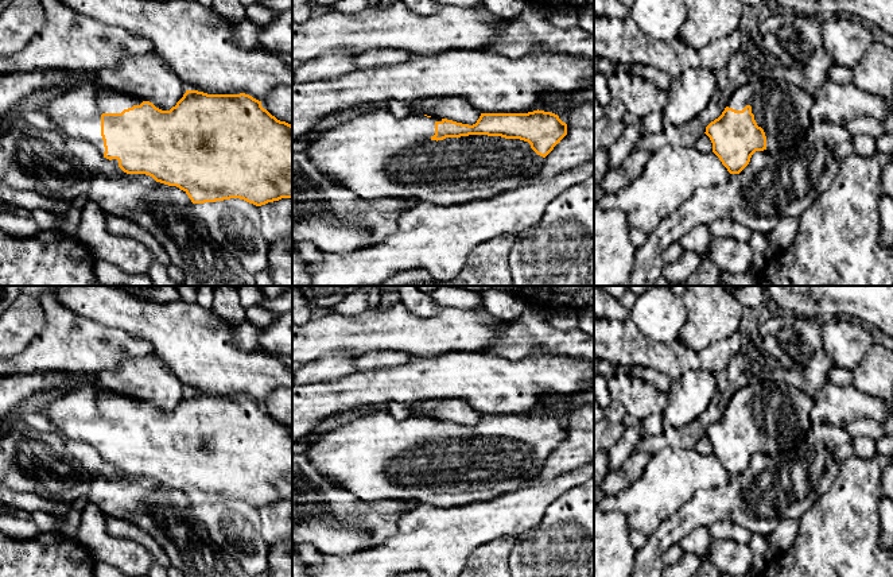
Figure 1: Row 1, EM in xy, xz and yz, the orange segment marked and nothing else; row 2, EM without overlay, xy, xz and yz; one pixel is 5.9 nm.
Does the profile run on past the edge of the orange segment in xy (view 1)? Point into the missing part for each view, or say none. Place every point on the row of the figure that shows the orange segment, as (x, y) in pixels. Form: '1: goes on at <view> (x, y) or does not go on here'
1: goes on at xy (76, 113)

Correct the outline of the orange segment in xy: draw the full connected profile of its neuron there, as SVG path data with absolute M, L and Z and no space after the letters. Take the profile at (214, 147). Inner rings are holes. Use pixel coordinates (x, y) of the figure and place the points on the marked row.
M85 74L81 82L50 101L43 113L63 138L89 142L127 174L145 174L156 182L179 187L193 204L240 198L261 206L282 198L292 200L292 125L277 120L249 94L186 90L175 107L162 111L150 101L98 86L93 74Z

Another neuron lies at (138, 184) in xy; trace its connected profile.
M93 173L89 174L89 181L89 201L106 216L128 218L147 229L183 272L183 286L256 286L255 275L242 267L238 257L213 240L206 225L195 214L194 205L186 191L156 182L145 174L106 175Z

